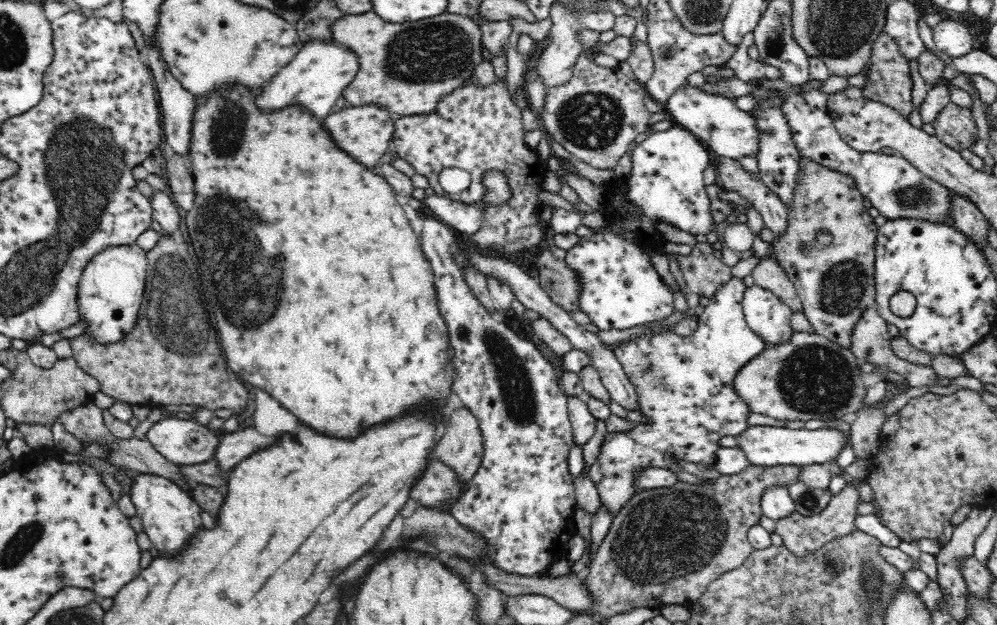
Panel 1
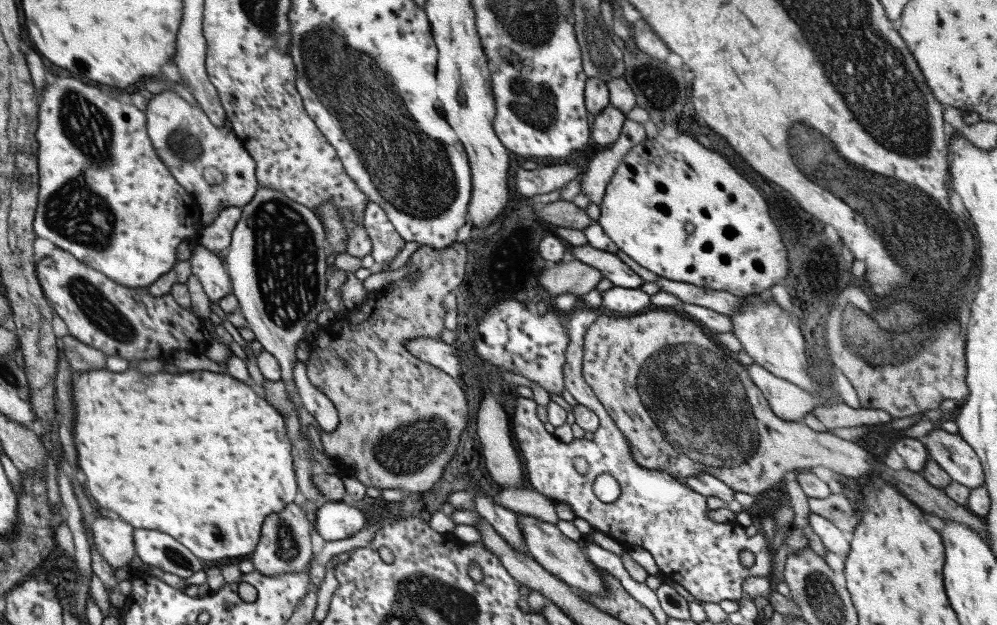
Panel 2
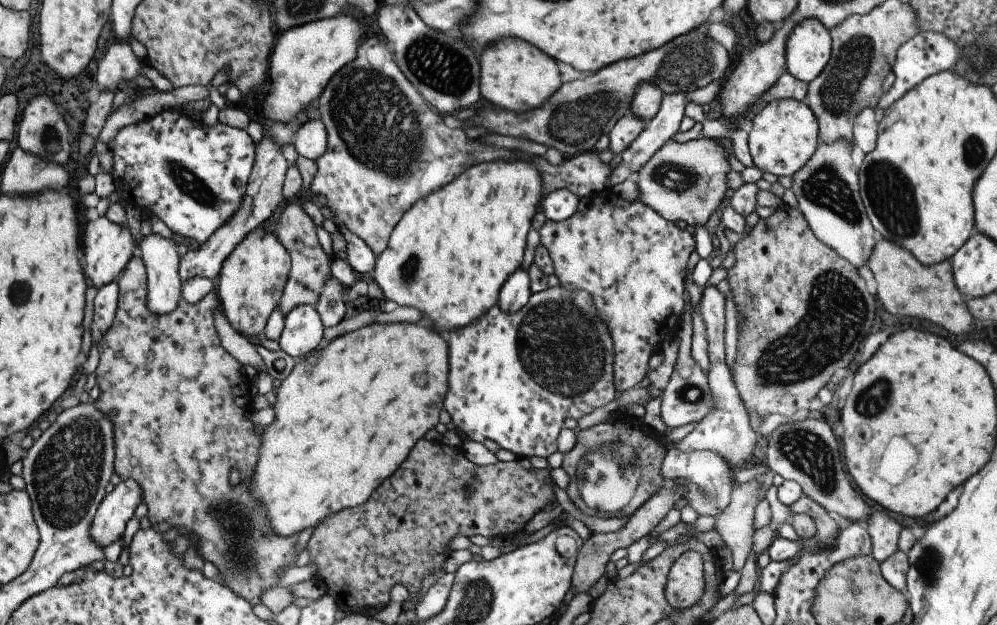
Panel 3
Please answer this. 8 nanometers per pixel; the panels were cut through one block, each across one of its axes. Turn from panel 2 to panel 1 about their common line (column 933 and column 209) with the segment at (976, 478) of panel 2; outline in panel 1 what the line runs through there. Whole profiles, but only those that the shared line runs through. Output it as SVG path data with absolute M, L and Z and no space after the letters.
M164 416L164 420L150 426L146 436L148 442L156 448L156 452L160 452L166 460L170 460L176 466L196 466L214 460L218 444L222 440L222 434L208 430L208 426L200 426L194 420L180 420L178 416Z

